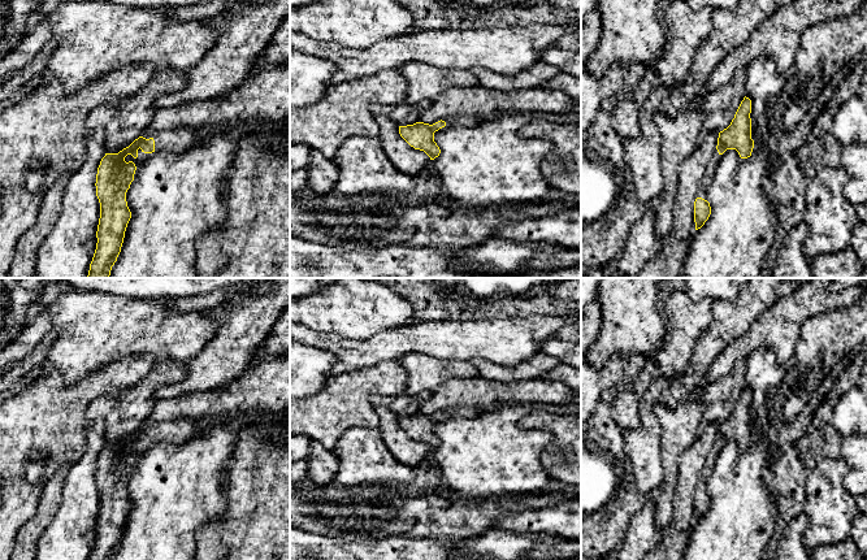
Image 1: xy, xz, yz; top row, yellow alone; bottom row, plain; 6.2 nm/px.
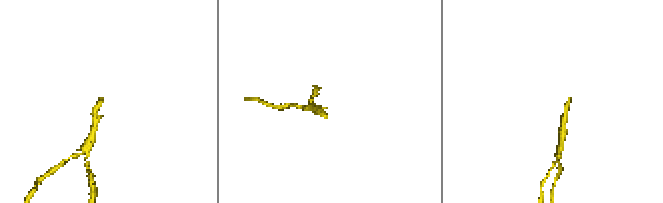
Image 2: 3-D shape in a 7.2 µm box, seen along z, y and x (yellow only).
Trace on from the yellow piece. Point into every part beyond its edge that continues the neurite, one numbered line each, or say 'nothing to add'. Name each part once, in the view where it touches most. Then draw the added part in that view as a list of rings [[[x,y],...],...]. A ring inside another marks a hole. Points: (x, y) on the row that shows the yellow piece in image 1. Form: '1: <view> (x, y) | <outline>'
1: xy (142, 156) | [[[140,148],[138,149],[138,157],[135,159],[134,164],[138,168],[139,165],[142,165],[148,157],[151,156],[151,153],[144,153]]]

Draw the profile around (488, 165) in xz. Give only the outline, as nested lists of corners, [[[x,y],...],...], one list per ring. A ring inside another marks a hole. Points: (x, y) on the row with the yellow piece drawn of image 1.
[[[504,114],[485,118],[473,127],[454,123],[435,131],[434,142],[441,153],[430,166],[439,178],[442,191],[473,212],[549,200],[554,191],[541,172],[541,160],[554,146],[545,139],[520,135],[520,129],[529,120],[528,114]]]

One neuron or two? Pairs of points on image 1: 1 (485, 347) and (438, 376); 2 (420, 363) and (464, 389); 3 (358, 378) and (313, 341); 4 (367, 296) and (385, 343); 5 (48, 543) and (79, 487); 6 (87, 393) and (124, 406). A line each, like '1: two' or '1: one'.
1: two
2: two
3: two
4: two
5: one
6: two

